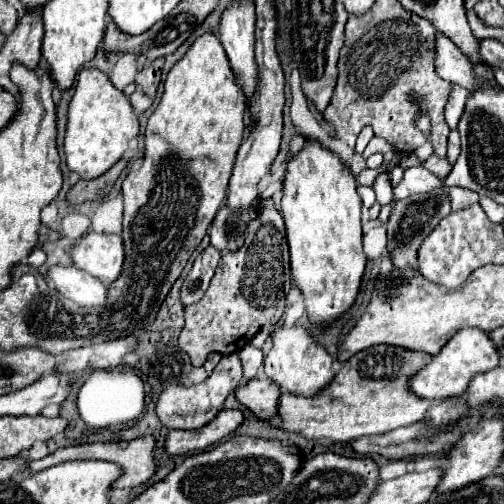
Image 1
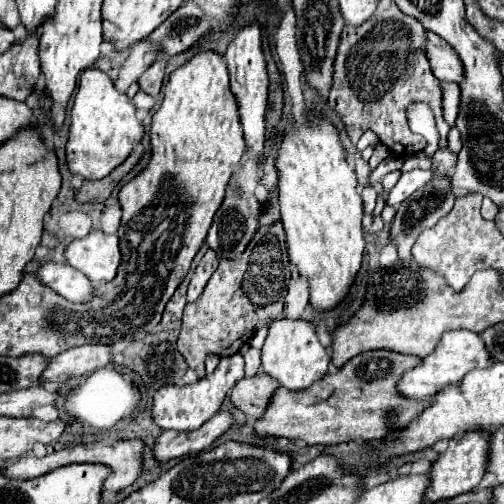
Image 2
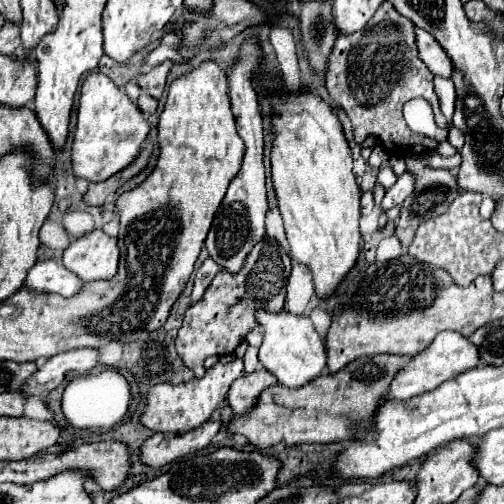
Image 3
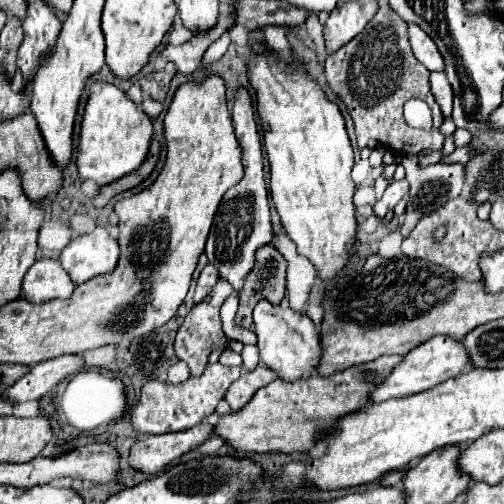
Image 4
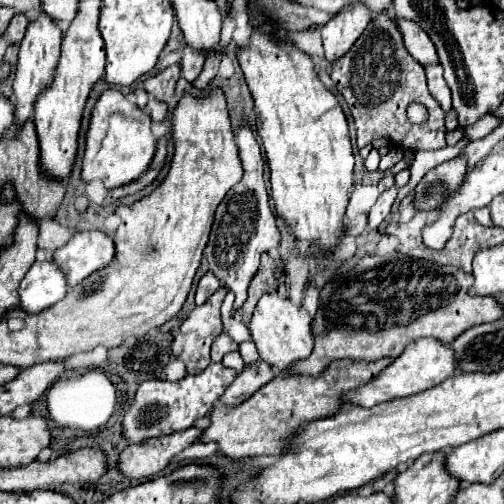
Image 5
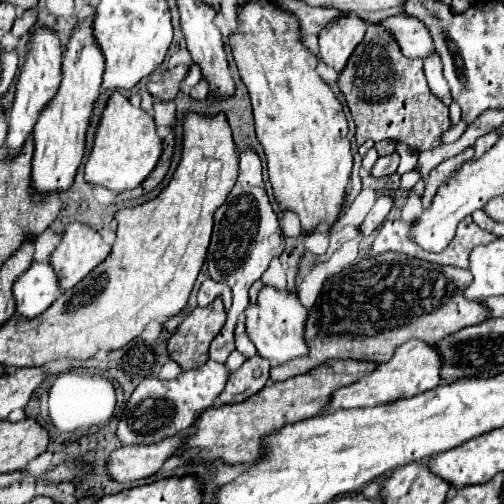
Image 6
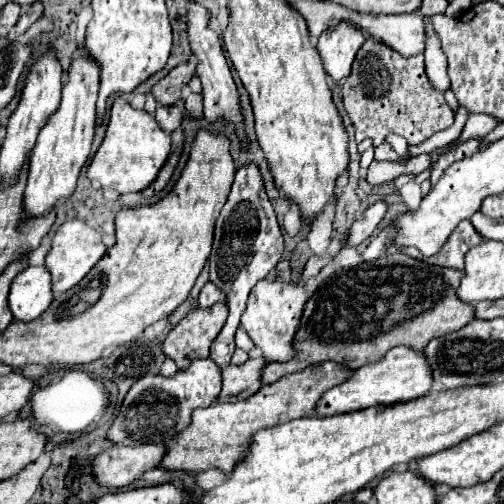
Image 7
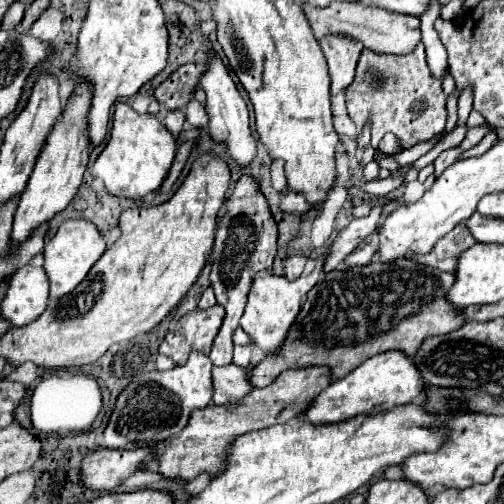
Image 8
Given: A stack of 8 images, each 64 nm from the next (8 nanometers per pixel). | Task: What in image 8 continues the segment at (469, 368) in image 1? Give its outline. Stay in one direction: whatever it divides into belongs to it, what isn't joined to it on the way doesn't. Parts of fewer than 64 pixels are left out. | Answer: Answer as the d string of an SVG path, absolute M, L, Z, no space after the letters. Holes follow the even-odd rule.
M382 352L372 356L348 376L332 382L324 392L320 392L314 402L310 404L306 416L312 424L328 424L328 422L342 422L356 414L368 414L376 408L394 408L398 404L408 404L414 398L426 392L426 382L420 376L414 360L404 356L404 352Z

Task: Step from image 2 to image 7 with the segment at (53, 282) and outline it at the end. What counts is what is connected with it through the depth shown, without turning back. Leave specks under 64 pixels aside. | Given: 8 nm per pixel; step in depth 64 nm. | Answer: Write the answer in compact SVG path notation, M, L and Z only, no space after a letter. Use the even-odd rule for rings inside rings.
M26 266L12 282L8 304L16 320L32 322L52 304L52 276L46 266Z

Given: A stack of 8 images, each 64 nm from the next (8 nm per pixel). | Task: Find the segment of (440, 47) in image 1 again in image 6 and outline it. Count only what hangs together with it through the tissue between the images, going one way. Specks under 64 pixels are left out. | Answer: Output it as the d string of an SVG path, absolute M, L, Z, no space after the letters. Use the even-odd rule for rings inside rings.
M396 14L396 16L386 18L382 24L386 28L390 28L390 32L398 40L404 56L424 60L424 58L428 58L428 56L434 54L432 38L430 38L426 26L420 20L416 20L412 16Z

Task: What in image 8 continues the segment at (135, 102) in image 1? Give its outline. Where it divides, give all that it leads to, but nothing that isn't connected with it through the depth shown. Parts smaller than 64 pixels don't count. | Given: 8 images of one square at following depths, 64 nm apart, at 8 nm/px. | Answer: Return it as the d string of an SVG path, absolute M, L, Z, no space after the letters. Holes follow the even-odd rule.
M172 110L172 112L164 112L160 114L160 122L168 128L168 132L172 132L174 136L178 136L182 132L182 124L184 124L184 110Z

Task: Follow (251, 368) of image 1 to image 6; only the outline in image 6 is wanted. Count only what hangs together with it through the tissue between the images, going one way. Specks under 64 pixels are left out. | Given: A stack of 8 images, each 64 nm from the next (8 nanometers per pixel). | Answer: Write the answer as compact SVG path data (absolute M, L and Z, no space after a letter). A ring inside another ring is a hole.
M238 336L238 338L236 338L236 348L238 348L238 352L242 352L246 358L256 356L256 346L252 344L252 340L250 340L248 336Z

